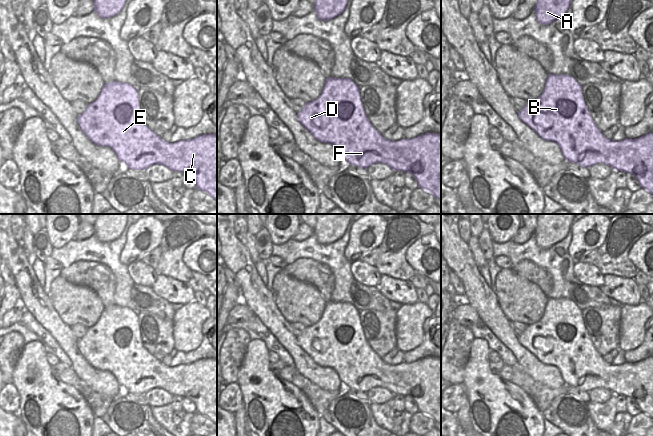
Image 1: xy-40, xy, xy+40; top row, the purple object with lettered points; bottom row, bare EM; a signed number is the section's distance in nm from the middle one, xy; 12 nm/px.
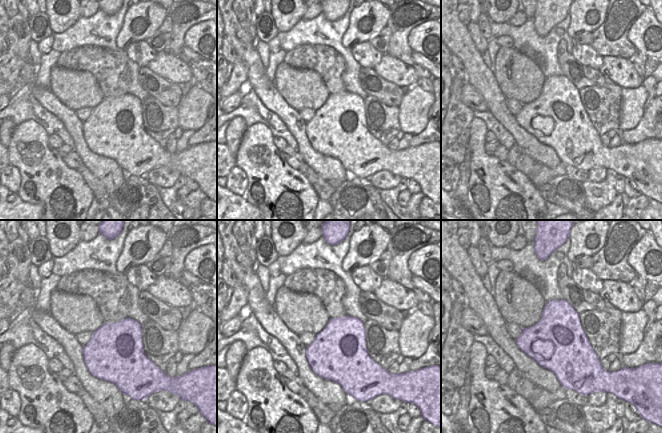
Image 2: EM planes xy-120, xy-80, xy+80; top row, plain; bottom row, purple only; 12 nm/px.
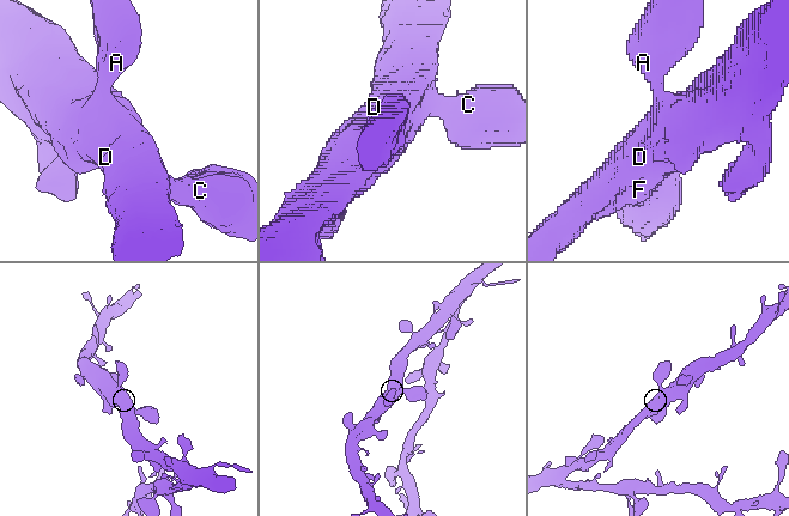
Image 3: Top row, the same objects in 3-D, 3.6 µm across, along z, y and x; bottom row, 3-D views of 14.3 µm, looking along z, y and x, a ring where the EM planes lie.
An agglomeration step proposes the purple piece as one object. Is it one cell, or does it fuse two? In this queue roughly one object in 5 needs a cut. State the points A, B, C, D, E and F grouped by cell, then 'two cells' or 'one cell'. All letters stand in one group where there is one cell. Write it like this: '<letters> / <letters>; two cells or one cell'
A B C D E F; one cell

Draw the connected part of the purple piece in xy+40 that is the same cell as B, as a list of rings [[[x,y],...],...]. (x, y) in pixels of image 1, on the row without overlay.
[[[549,298],[542,318],[528,325],[518,336],[518,341],[540,362],[556,367],[564,383],[569,386],[586,392],[603,387],[613,394],[631,397],[641,412],[653,420],[653,357],[621,365],[605,362],[590,340],[582,318],[582,310],[570,299]]]

